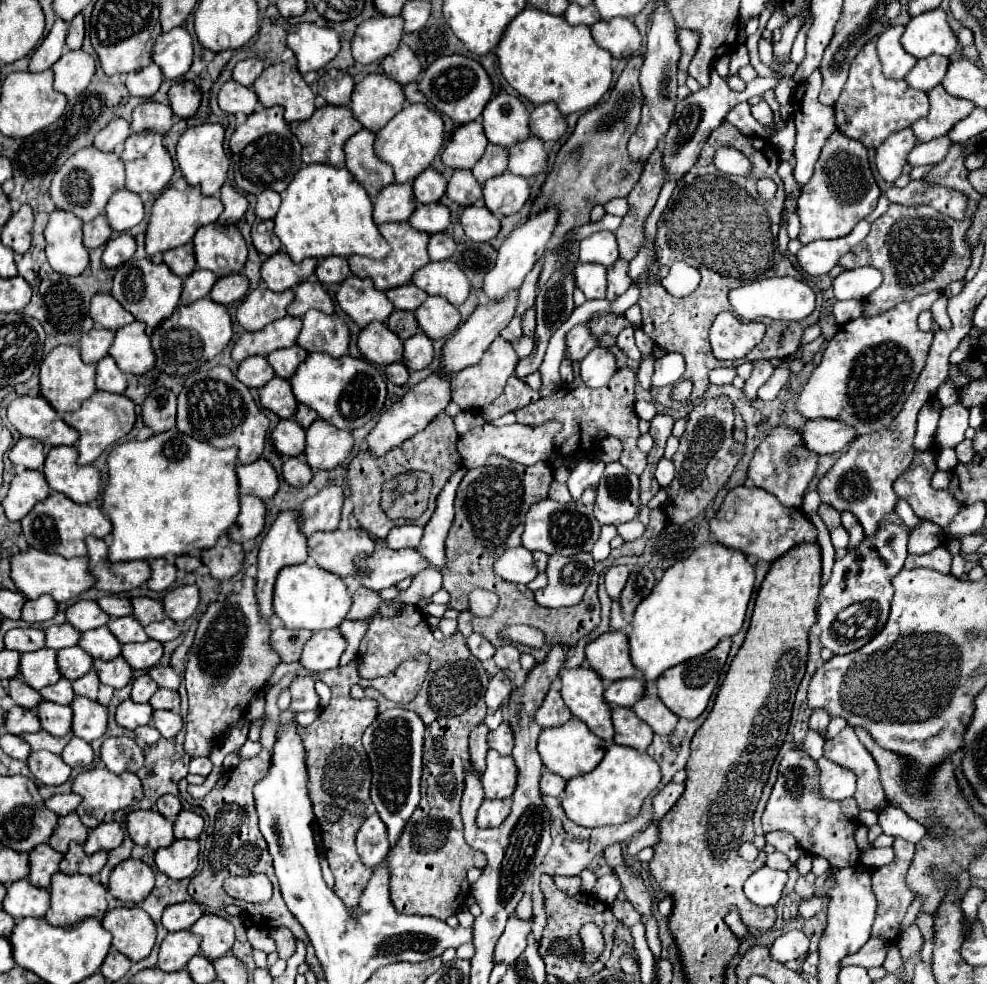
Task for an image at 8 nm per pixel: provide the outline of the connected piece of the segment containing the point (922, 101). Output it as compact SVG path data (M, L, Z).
M868 42L850 64L848 82L834 104L836 126L842 134L862 142L866 148L878 148L890 132L910 128L920 116L928 114L928 96L920 90L910 88L904 80L888 80L882 74L880 60L876 56L874 42Z

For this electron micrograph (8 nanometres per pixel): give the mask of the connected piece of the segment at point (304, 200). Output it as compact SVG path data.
M330 164L304 166L286 188L274 224L282 250L294 262L328 256L348 258L352 254L380 260L388 254L388 242L372 220L372 200L346 168L334 168Z

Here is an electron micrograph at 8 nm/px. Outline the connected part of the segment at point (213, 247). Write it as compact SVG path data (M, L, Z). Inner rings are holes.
M206 224L194 234L196 264L214 272L218 278L242 272L248 256L246 242L236 226Z

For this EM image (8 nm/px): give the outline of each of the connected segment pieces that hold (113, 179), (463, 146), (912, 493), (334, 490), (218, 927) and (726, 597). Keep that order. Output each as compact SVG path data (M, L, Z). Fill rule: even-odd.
M88 146L68 158L66 164L56 172L50 186L50 196L56 208L74 212L82 222L90 222L98 214L104 214L108 198L120 188L124 188L124 162L120 160L120 156Z
M468 122L454 130L450 142L444 146L442 164L446 168L472 168L486 150L486 136L480 122Z
M934 444L928 446L924 452L916 452L910 468L894 482L893 488L897 496L904 498L912 506L912 510L916 512L918 518L928 518L934 524L938 524L942 530L946 530L952 516L960 510L960 504L956 504L956 500L948 492L934 490L930 486L930 478L936 472L936 454L938 454L938 446L934 446Z
M326 486L316 496L308 498L300 506L302 524L306 536L318 530L336 530L344 504L344 490L340 486Z
M202 914L194 924L192 930L202 938L200 954L208 960L216 960L230 952L234 944L234 926L216 914Z
M702 544L688 558L670 566L656 588L640 602L636 614L632 618L632 634L628 636L630 644L630 660L642 672L646 682L654 682L668 668L696 658L708 650L712 650L720 640L738 634L744 624L748 600L754 588L754 566L746 560L746 556L738 550L726 548L722 544Z

